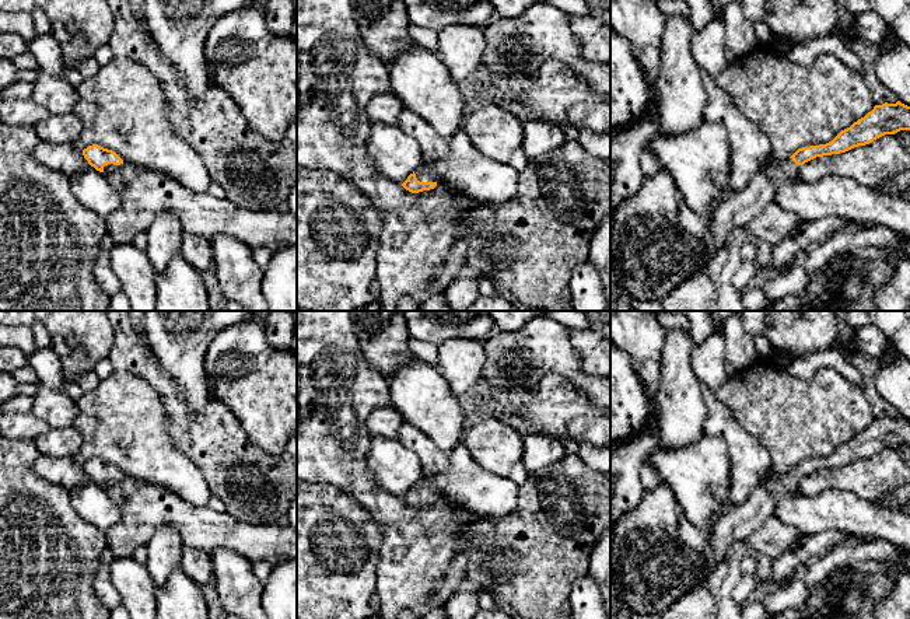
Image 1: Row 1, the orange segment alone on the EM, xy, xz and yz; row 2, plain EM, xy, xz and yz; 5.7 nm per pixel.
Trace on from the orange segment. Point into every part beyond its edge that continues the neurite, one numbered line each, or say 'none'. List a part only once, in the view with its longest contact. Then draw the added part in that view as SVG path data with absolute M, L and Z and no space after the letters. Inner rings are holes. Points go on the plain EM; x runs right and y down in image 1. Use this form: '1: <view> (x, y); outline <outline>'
1: xz (422, 486); outline M421 471L421 479L414 485L417 494L420 494L420 496L437 496L438 497L437 489L427 483L427 480L435 475L437 473L434 473L431 471Z

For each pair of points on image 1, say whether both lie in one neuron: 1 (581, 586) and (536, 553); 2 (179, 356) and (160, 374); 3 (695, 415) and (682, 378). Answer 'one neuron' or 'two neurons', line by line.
1: two neurons
2: two neurons
3: one neuron

